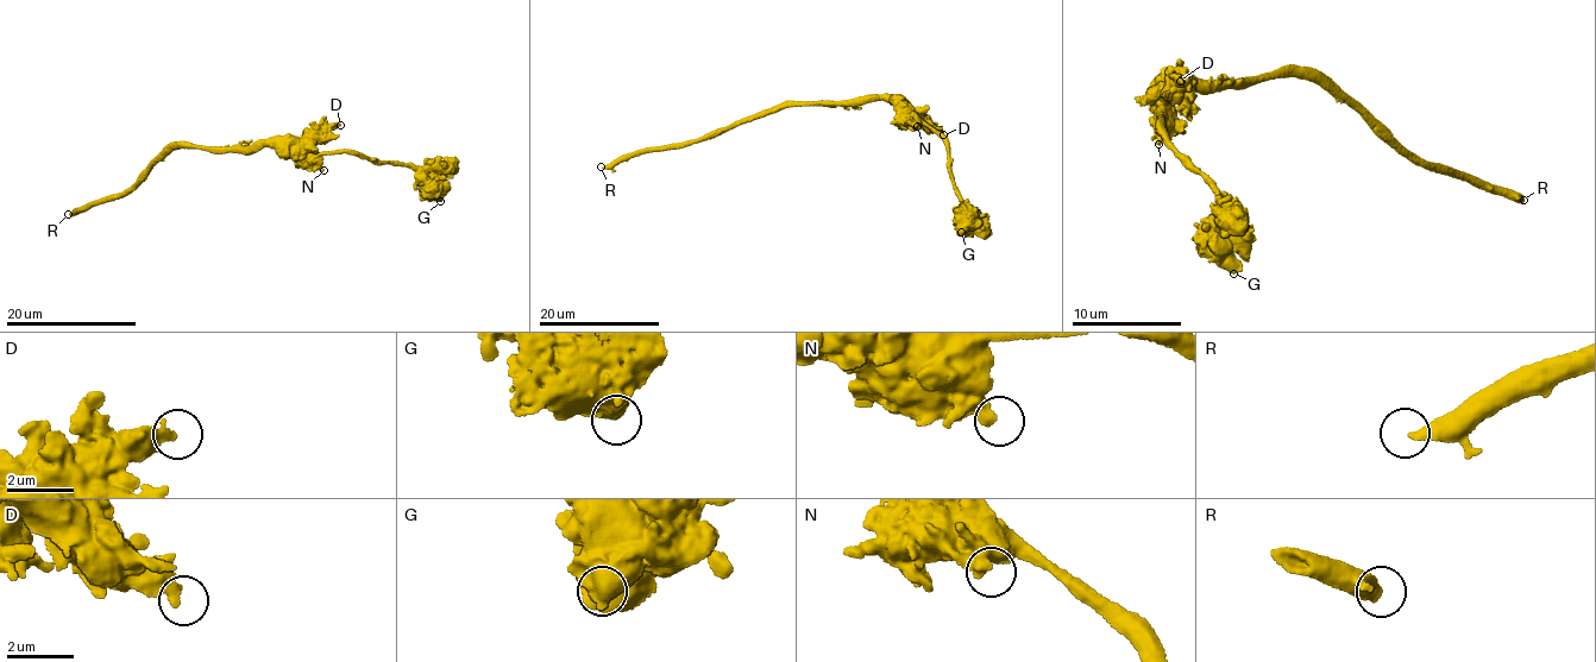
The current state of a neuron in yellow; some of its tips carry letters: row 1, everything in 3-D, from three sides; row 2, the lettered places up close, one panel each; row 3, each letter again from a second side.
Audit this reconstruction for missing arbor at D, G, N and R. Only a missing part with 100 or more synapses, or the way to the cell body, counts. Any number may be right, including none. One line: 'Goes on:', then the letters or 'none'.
Goes on: R

